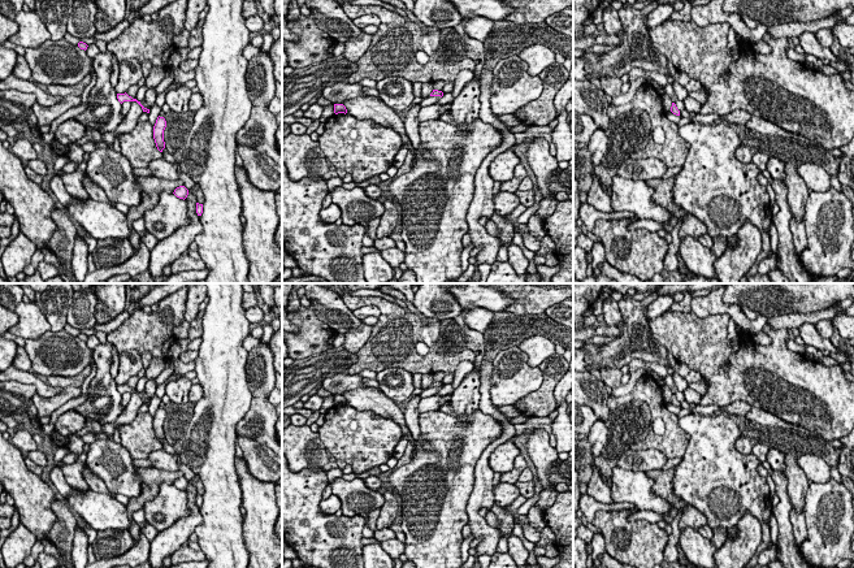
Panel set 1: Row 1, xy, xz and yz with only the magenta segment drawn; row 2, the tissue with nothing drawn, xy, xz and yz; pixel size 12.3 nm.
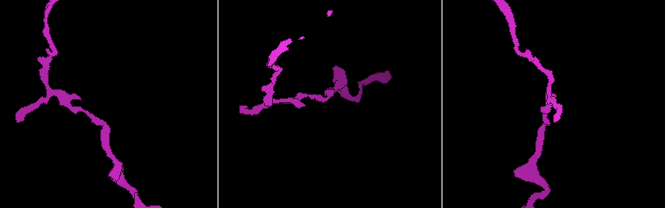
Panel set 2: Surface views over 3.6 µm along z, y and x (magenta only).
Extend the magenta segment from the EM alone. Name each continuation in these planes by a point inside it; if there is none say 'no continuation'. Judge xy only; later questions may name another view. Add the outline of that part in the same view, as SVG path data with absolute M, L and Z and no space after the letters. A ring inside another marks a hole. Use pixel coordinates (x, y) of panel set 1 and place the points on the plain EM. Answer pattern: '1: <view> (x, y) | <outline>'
no continuation

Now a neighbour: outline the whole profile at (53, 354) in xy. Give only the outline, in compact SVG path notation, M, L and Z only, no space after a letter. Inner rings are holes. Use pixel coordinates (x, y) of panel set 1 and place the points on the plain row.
M65 329L45 331L38 339L26 339L23 346L31 360L31 369L42 376L74 377L92 359L87 342L70 335Z

